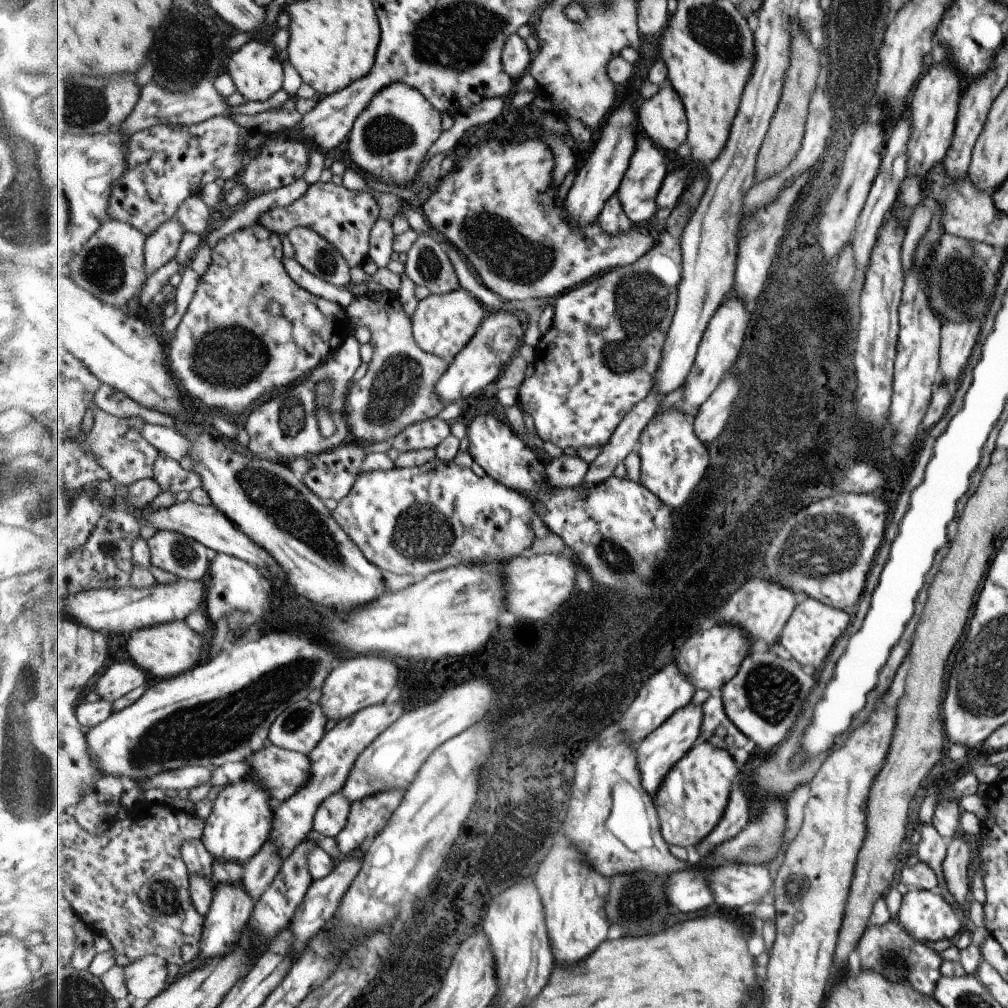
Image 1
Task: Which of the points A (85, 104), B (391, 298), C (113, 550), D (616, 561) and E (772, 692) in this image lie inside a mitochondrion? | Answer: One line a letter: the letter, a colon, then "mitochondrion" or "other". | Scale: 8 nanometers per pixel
A: mitochondrion
B: other
C: mitochondrion
D: mitochondrion
E: mitochondrion

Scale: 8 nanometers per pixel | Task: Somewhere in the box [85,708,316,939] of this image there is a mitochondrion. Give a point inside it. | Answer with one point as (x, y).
(165, 898)

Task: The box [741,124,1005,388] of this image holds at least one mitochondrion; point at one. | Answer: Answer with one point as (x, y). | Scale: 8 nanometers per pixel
(958, 283)

